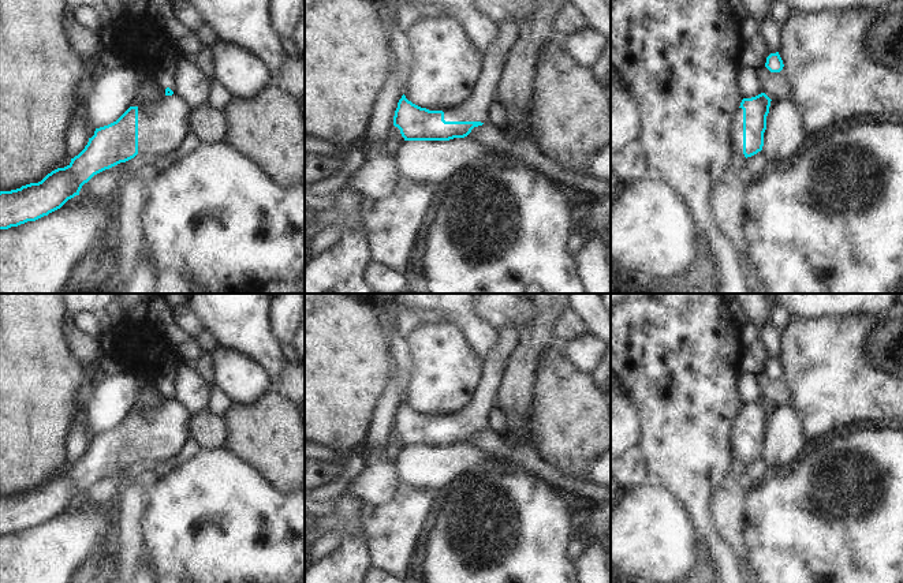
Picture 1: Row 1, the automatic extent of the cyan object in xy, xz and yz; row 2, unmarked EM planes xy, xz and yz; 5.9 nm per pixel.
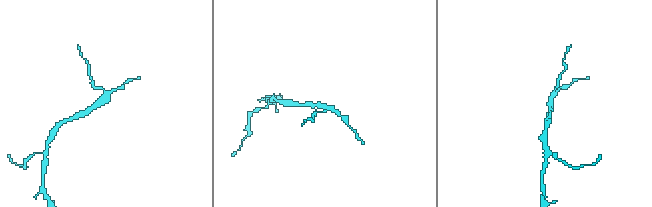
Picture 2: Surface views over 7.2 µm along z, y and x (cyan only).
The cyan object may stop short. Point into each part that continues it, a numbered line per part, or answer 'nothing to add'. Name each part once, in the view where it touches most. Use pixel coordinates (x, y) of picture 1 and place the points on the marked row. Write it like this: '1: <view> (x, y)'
1: xz (474, 108)

